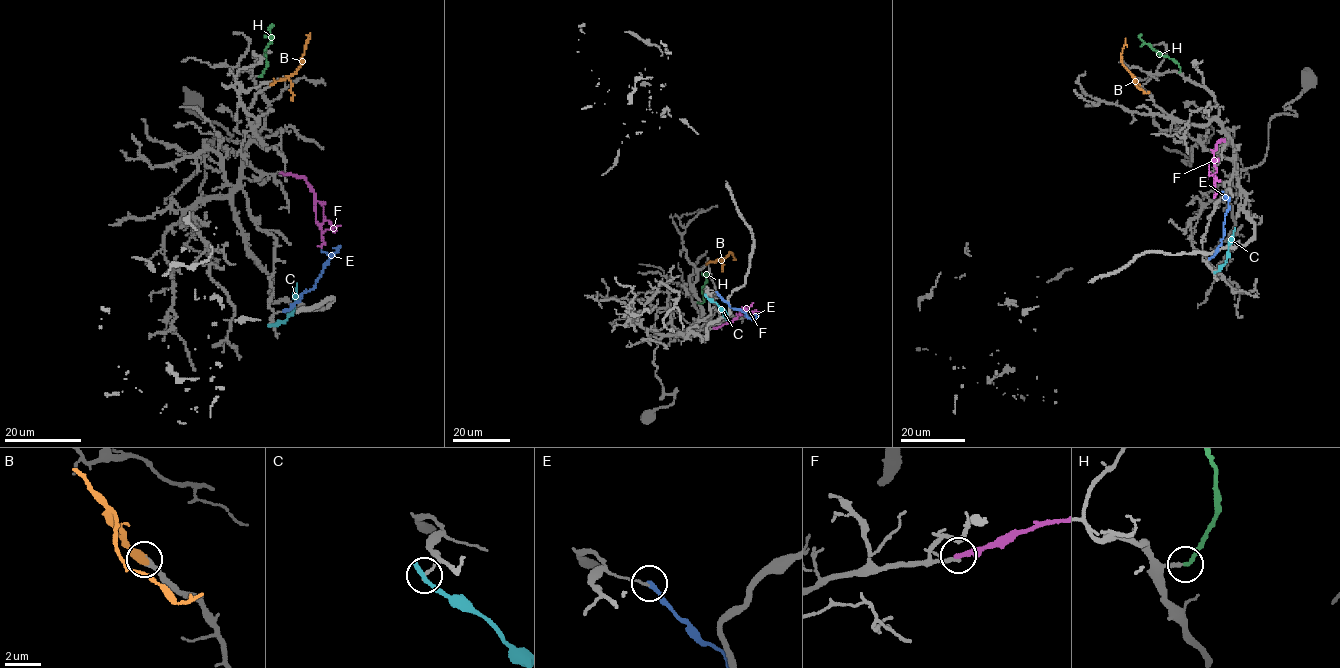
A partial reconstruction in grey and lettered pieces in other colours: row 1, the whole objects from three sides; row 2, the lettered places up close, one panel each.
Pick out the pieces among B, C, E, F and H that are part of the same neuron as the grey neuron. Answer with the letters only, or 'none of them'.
B, F, H

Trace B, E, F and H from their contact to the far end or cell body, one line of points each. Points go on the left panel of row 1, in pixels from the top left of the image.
B: (271, 84), (292, 75), (300, 66), (310, 33)
E: (283, 310), (310, 291), (323, 266), (341, 245)
F: (280, 173), (301, 176), (306, 181), (314, 194), (316, 222), (321, 228), (325, 231), (340, 225)
H: (259, 77), (265, 67), (264, 52), (272, 24)

